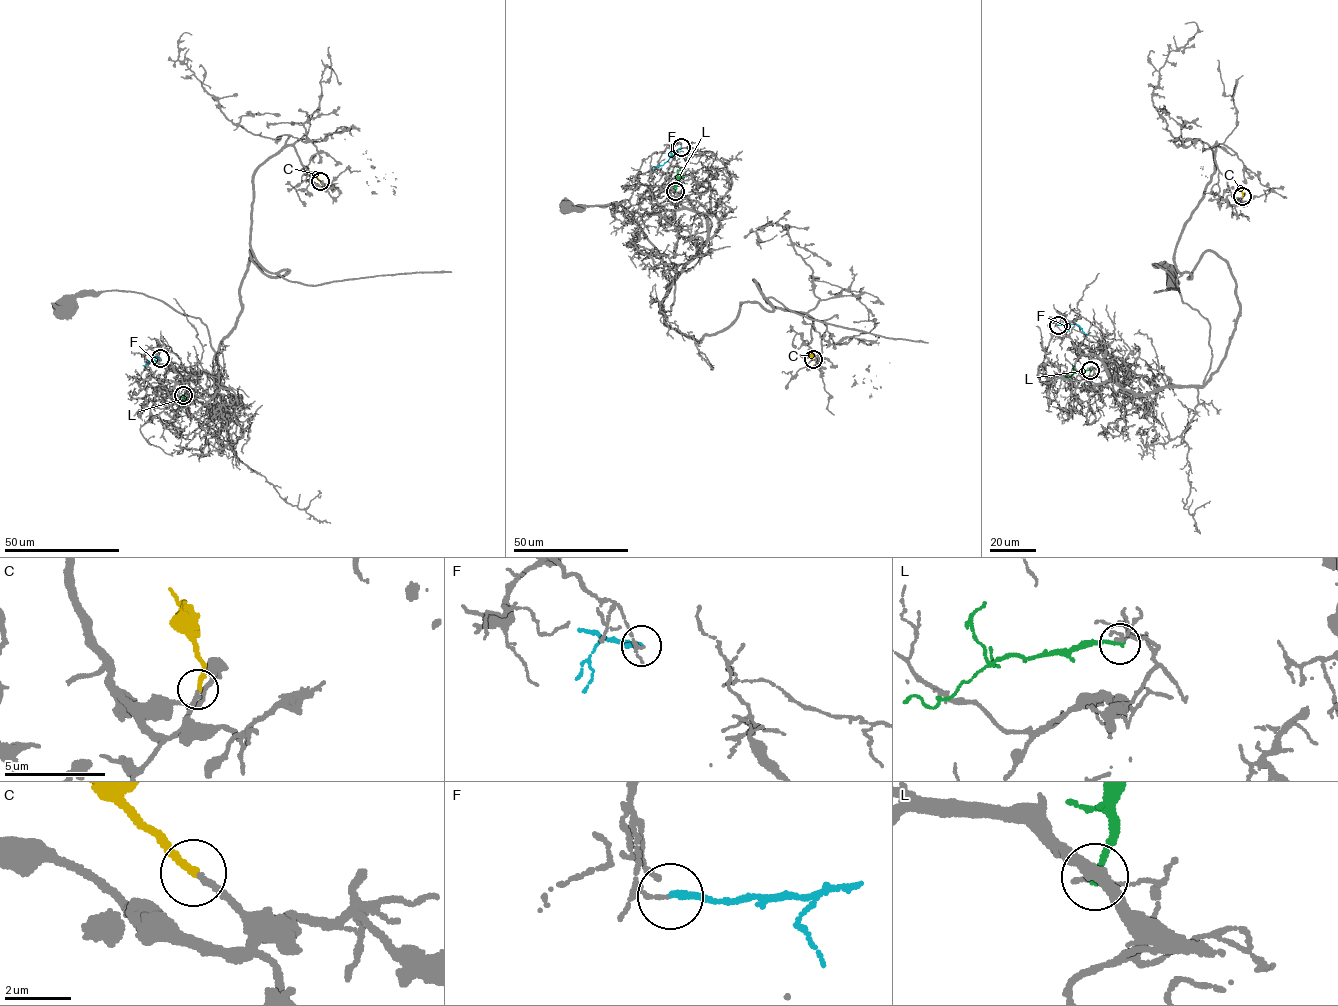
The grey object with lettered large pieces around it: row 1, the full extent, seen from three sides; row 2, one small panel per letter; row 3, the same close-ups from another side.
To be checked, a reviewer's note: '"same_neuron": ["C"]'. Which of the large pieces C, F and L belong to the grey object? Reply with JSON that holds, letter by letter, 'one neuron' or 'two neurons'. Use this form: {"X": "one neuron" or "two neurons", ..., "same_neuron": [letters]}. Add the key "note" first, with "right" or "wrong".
{"note": "right", "C": "one neuron", "F": "two neurons", "L": "two neurons", "same_neuron": ["C"]}

